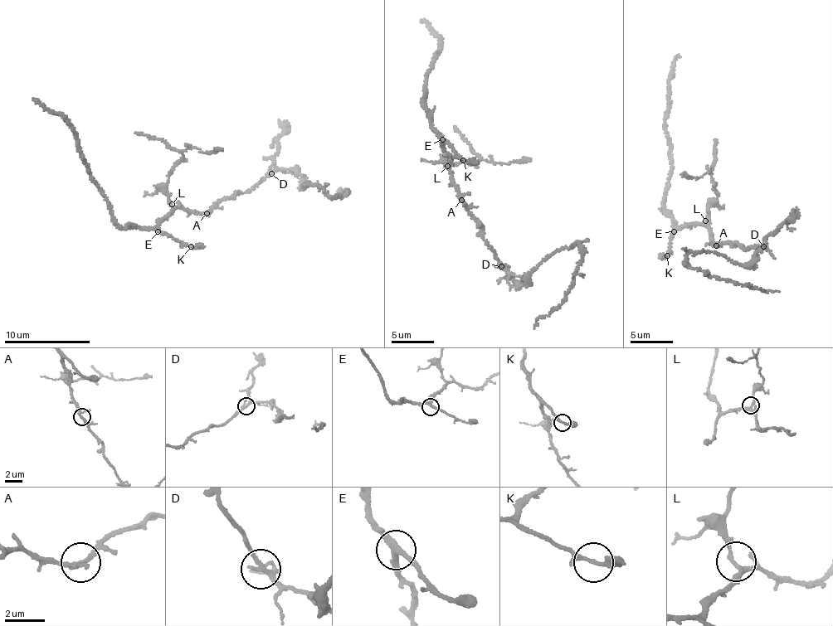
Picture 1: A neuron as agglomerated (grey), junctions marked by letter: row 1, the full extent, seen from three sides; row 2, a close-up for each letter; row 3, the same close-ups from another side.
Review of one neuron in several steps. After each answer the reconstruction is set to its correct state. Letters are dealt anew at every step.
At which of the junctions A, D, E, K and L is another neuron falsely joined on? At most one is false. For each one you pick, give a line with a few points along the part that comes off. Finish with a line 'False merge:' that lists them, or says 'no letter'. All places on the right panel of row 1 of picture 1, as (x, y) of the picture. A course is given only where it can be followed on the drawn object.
False merge: no letter

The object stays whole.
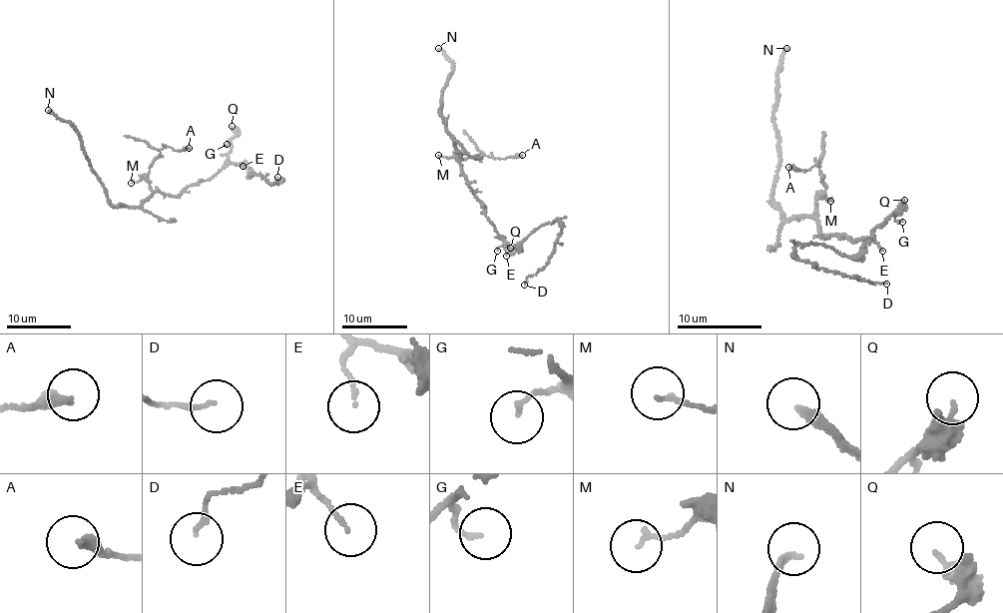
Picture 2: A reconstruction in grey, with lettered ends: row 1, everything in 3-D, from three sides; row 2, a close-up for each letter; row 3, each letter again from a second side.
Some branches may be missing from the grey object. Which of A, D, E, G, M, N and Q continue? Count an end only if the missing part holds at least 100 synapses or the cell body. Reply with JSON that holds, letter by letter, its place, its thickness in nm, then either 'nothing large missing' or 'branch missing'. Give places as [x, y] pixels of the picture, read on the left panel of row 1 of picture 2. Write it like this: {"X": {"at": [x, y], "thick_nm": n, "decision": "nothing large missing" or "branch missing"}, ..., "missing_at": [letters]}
{"A": {"at": [189, 148], "thick_nm": 320, "decision": "nothing large missing"}, "D": {"at": [277, 177], "thick_nm": 110, "decision": "nothing large missing"}, "E": {"at": [243, 166], "thick_nm": 80, "decision": "nothing large missing"}, "G": {"at": [227, 144], "thick_nm": 130, "decision": "nothing large missing"}, "M": {"at": [131, 183], "thick_nm": 130, "decision": "nothing large missing"}, "N": {"at": [48, 110], "thick_nm": 200, "decision": "branch missing"}, "Q": {"at": [232, 126], "thick_nm": 240, "decision": "nothing large missing"}, "missing_at": ["N"]}

